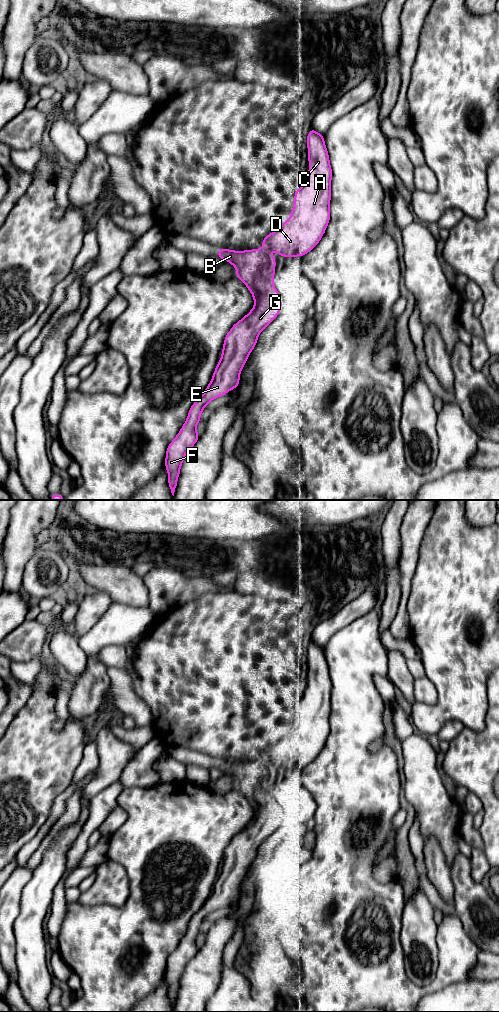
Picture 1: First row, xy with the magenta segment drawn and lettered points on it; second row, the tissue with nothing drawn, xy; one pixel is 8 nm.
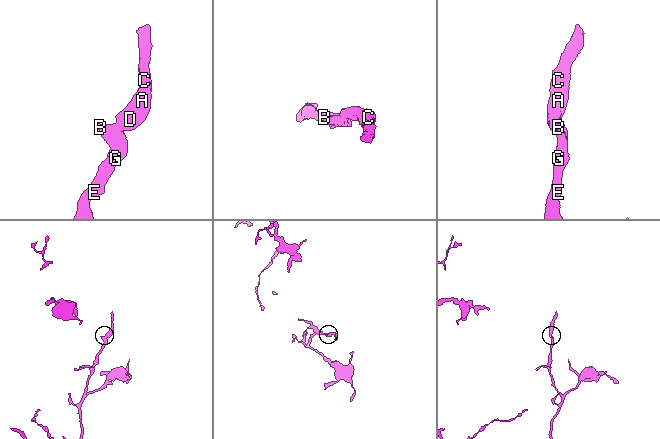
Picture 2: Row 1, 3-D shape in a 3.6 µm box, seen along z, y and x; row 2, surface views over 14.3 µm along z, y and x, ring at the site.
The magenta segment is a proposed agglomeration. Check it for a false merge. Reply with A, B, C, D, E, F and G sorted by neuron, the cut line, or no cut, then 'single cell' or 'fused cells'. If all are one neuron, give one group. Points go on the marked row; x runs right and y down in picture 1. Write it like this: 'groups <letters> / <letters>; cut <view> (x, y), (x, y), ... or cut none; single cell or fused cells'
groups A C D / B E F G; cut xy (265, 249), (268, 252); fused cells

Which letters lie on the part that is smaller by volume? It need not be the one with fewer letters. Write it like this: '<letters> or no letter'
A, C, D

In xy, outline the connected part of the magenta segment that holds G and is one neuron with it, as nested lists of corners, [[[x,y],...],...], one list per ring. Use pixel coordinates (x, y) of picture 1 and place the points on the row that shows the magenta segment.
[[[224,247],[220,248],[217,256],[222,260],[230,262],[236,267],[236,278],[241,279],[254,297],[254,308],[240,321],[232,326],[224,339],[221,360],[213,373],[213,377],[203,395],[193,403],[189,410],[185,424],[182,426],[179,434],[168,445],[166,452],[165,467],[169,479],[168,484],[172,495],[174,496],[177,487],[177,479],[180,473],[180,467],[183,463],[186,453],[198,441],[200,435],[196,431],[196,425],[200,422],[200,415],[206,405],[213,399],[225,395],[228,391],[239,386],[240,371],[242,370],[249,354],[254,349],[258,335],[270,324],[279,314],[282,303],[280,293],[273,285],[275,274],[276,259],[265,249],[233,251]]]

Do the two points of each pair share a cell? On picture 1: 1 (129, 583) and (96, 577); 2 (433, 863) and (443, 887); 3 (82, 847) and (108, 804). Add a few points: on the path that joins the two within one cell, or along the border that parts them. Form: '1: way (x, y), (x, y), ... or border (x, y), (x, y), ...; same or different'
1: way (121, 583), (104, 578); same
2: way (437, 869), (442, 881); same
3: way (84, 836), (97, 815); same

